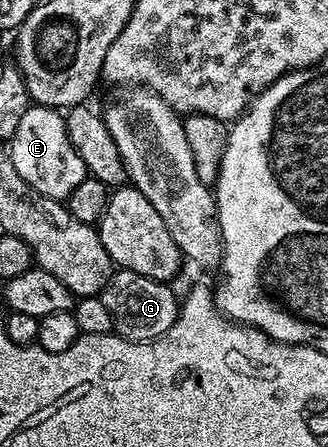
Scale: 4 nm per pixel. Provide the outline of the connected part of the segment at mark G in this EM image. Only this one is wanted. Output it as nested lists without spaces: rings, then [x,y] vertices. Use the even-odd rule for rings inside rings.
[[[124,269],[114,270],[109,278],[109,283],[101,291],[100,298],[103,305],[107,305],[107,313],[113,322],[113,331],[120,335],[122,339],[130,339],[133,343],[147,343],[150,339],[160,339],[167,329],[171,329],[177,320],[179,310],[179,295],[172,291],[169,283],[160,283],[154,279],[143,277],[134,271]]]

